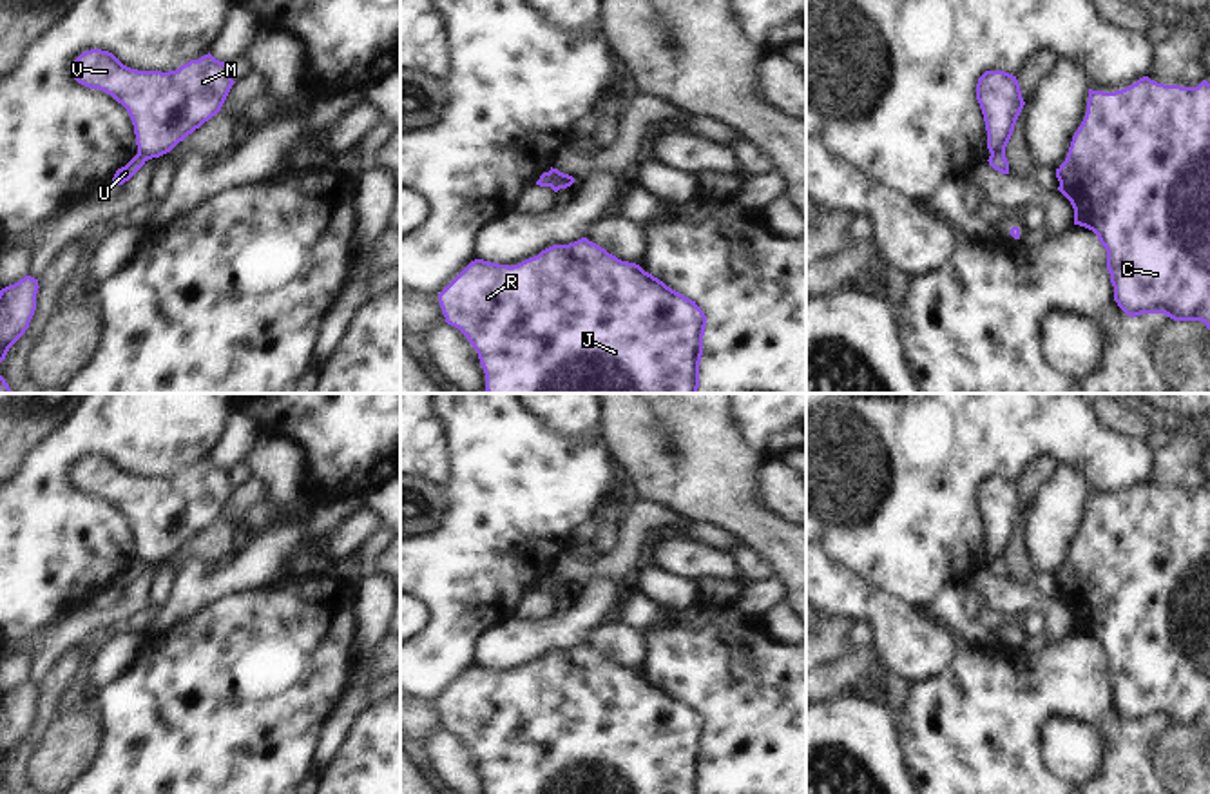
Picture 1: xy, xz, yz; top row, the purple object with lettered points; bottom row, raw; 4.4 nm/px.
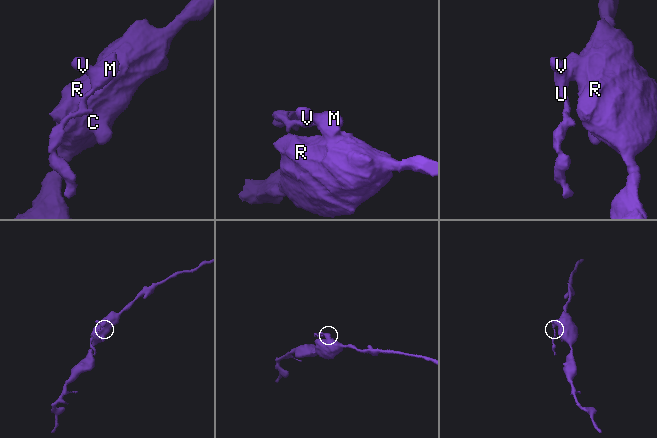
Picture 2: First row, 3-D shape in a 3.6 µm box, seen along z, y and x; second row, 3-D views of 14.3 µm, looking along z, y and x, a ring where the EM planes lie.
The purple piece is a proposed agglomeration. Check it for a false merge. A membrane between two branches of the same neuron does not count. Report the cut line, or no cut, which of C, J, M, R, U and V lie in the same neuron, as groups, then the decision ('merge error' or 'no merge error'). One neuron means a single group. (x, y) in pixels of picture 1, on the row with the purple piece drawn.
cut yz (1004, 151), (991, 154); groups C J M R V / U; merge error

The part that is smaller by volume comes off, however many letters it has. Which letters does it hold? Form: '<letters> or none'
U

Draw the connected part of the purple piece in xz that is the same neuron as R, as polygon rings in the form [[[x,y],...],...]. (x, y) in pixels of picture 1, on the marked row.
[[[587,237],[569,245],[552,245],[513,266],[475,259],[438,294],[438,303],[446,323],[458,328],[476,350],[485,373],[487,393],[697,393],[706,326],[701,306],[645,272],[639,265],[618,259]]]

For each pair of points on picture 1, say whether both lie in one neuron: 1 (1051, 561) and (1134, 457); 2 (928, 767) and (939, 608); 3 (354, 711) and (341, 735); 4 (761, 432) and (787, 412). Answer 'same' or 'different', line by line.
1: different
2: different
3: same
4: same

